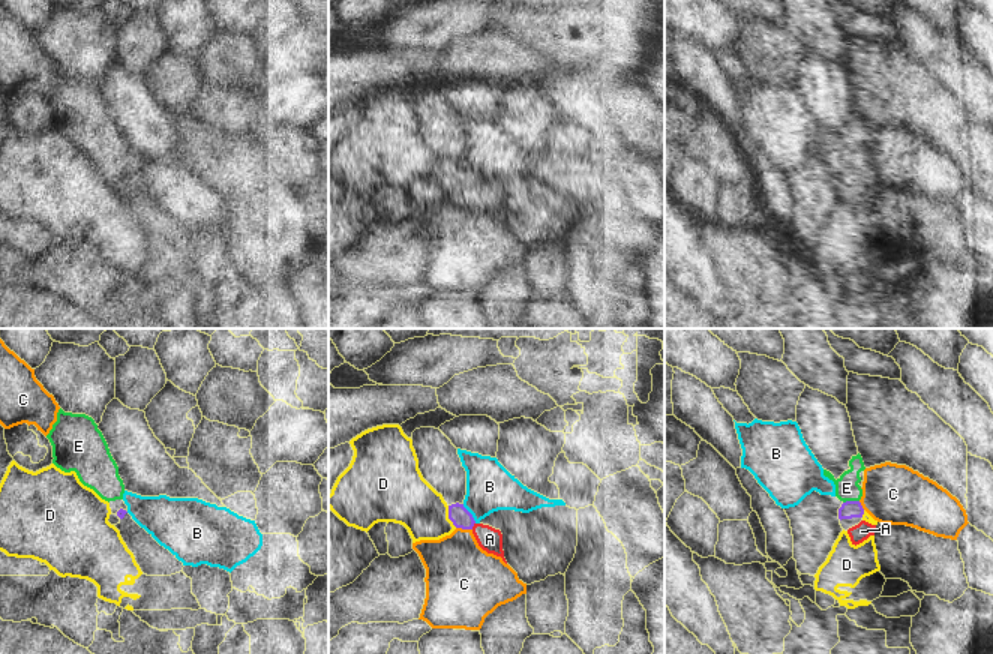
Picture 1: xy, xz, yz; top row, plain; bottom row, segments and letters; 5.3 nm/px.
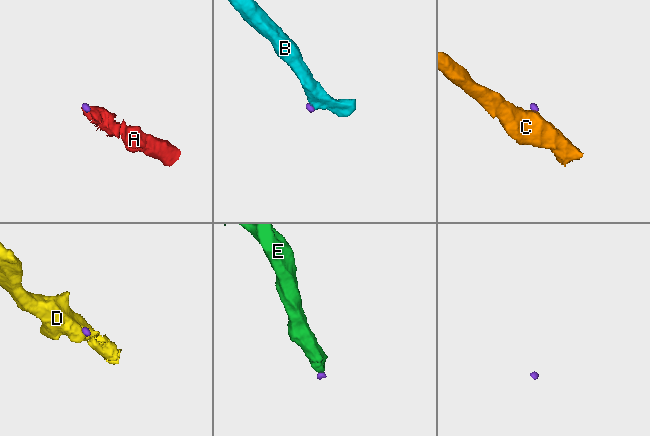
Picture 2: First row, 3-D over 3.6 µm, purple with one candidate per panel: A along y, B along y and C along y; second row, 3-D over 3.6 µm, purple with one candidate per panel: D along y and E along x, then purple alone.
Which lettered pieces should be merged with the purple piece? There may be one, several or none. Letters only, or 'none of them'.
A, E

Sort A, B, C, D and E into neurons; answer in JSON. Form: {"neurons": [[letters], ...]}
{"neurons": [["A", "E"], ["B"], ["C"], ["D"]]}

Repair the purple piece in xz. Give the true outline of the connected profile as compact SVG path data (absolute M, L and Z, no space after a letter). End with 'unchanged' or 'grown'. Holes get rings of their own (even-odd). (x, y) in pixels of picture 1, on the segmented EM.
M459 502L448 506L448 519L456 528L471 530L483 550L501 556L507 564L502 550L502 534L500 530L477 524L472 514L464 507L464 504Z; grown

